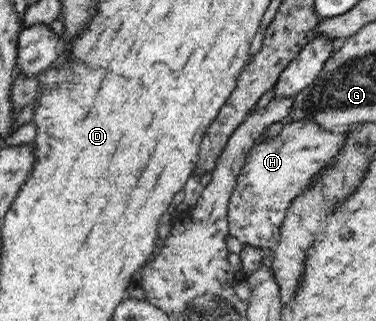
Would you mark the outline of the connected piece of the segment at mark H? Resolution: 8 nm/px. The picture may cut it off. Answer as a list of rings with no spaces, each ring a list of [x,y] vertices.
[[[309,120],[291,122],[279,136],[261,139],[247,153],[228,204],[228,234],[243,245],[274,250],[290,202],[330,165],[346,141],[345,132],[329,132]]]

